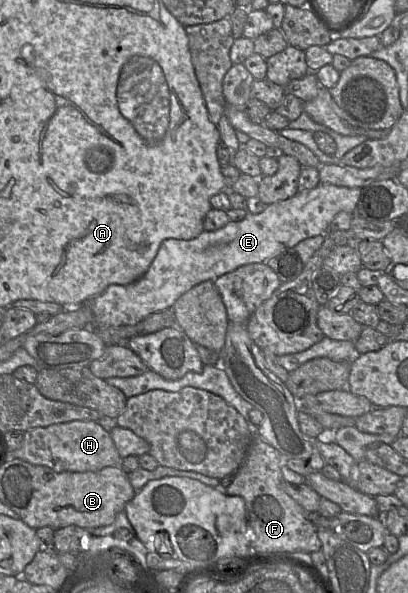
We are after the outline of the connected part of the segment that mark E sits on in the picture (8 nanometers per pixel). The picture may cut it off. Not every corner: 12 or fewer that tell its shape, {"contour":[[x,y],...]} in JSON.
{"contour":[[319,183],[190,240],[85,302],[93,328],[135,325],[204,281],[264,263],[356,212]]}

